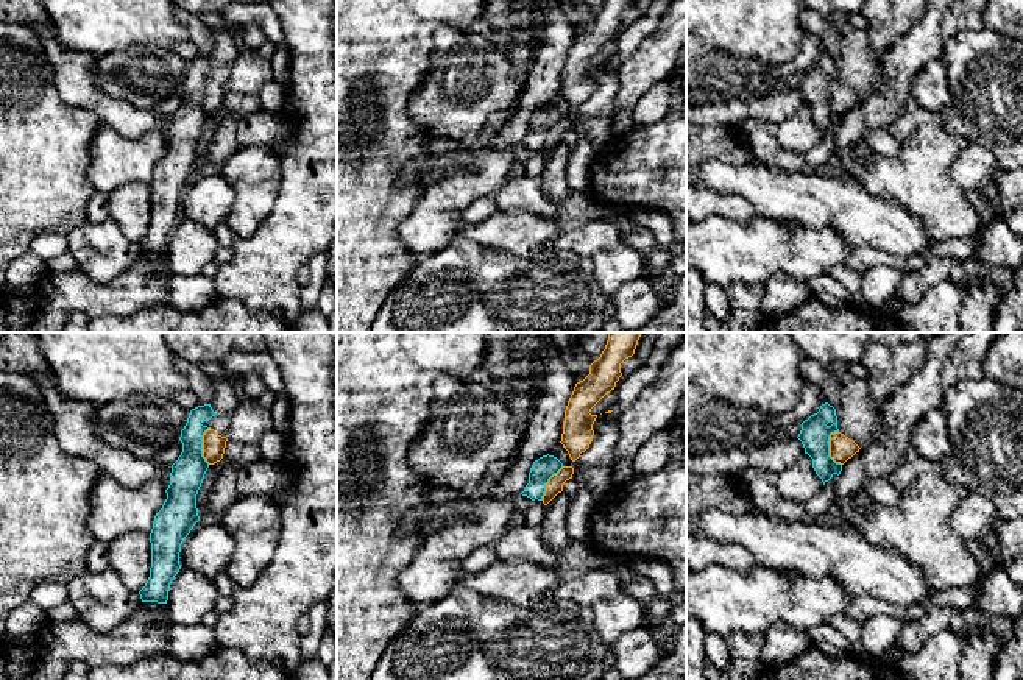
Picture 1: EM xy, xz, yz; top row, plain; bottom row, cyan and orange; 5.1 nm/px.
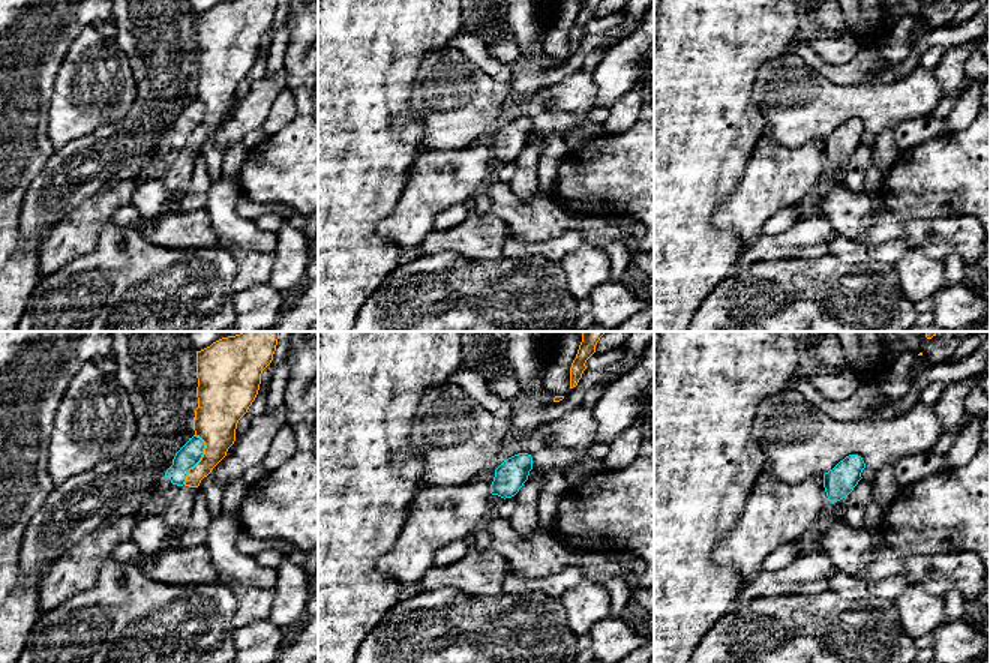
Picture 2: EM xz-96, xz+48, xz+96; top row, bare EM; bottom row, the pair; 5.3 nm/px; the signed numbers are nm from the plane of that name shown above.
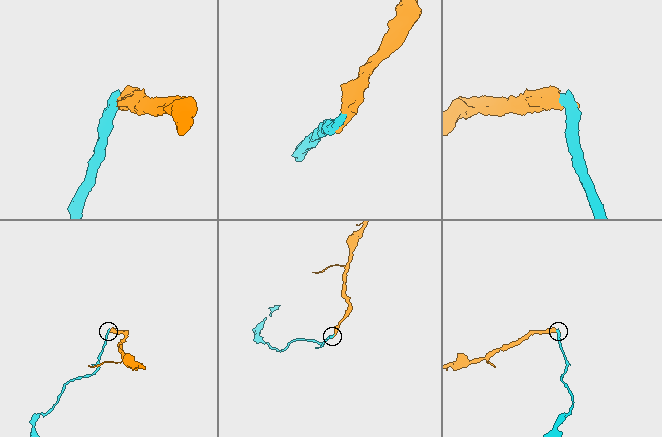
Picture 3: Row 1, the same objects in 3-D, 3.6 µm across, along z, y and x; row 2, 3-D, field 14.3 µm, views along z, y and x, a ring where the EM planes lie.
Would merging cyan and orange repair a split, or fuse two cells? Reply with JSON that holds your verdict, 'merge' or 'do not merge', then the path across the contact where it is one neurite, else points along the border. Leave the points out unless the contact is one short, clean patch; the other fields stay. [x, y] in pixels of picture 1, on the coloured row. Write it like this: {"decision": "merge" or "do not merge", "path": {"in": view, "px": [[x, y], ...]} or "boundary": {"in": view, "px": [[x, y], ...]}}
{"decision": "do not merge", "boundary": {"in": "yz", "px": [[835, 431], [830, 435], [830, 456], [841, 465]]}}

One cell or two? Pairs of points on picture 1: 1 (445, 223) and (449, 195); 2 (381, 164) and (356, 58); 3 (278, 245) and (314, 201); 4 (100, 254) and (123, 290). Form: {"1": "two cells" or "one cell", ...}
{"1": "one cell", "2": "one cell", "3": "one cell", "4": "two cells"}

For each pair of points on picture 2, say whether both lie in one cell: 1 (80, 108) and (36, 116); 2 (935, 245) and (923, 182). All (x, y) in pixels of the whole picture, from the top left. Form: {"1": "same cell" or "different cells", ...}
{"1": "different cells", "2": "different cells"}

